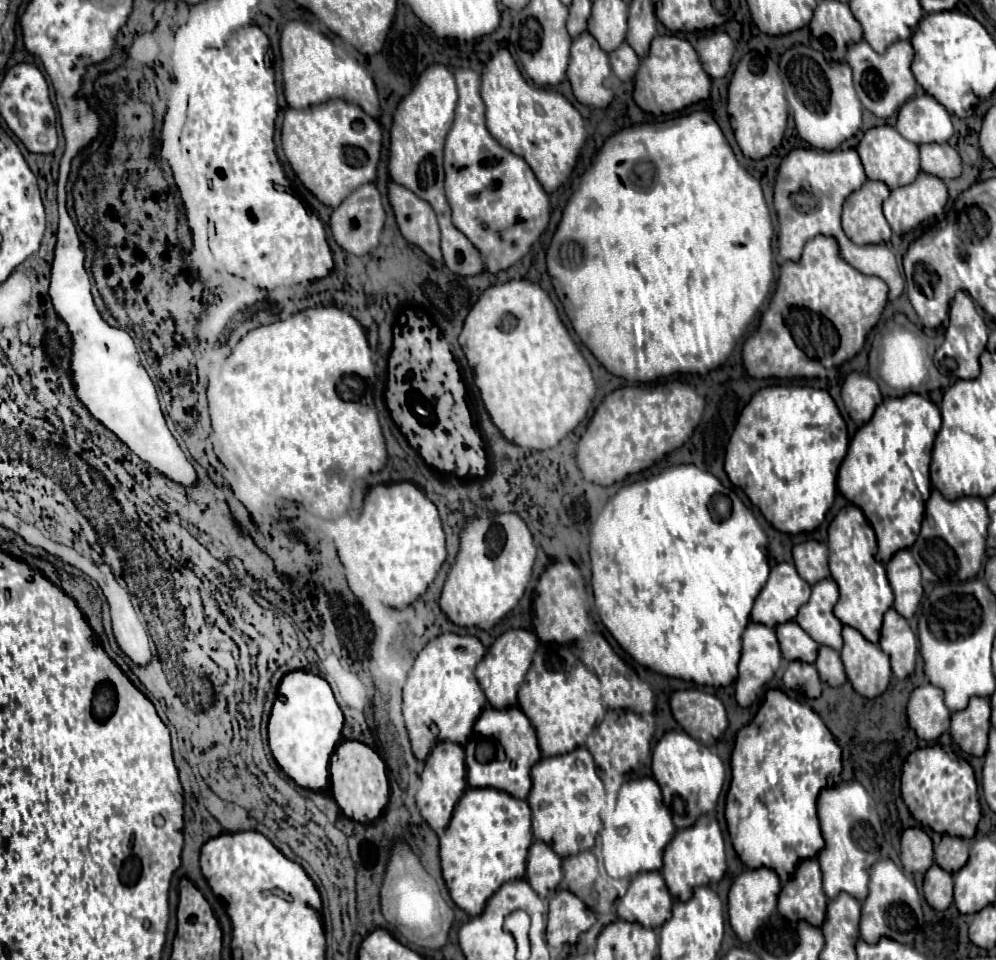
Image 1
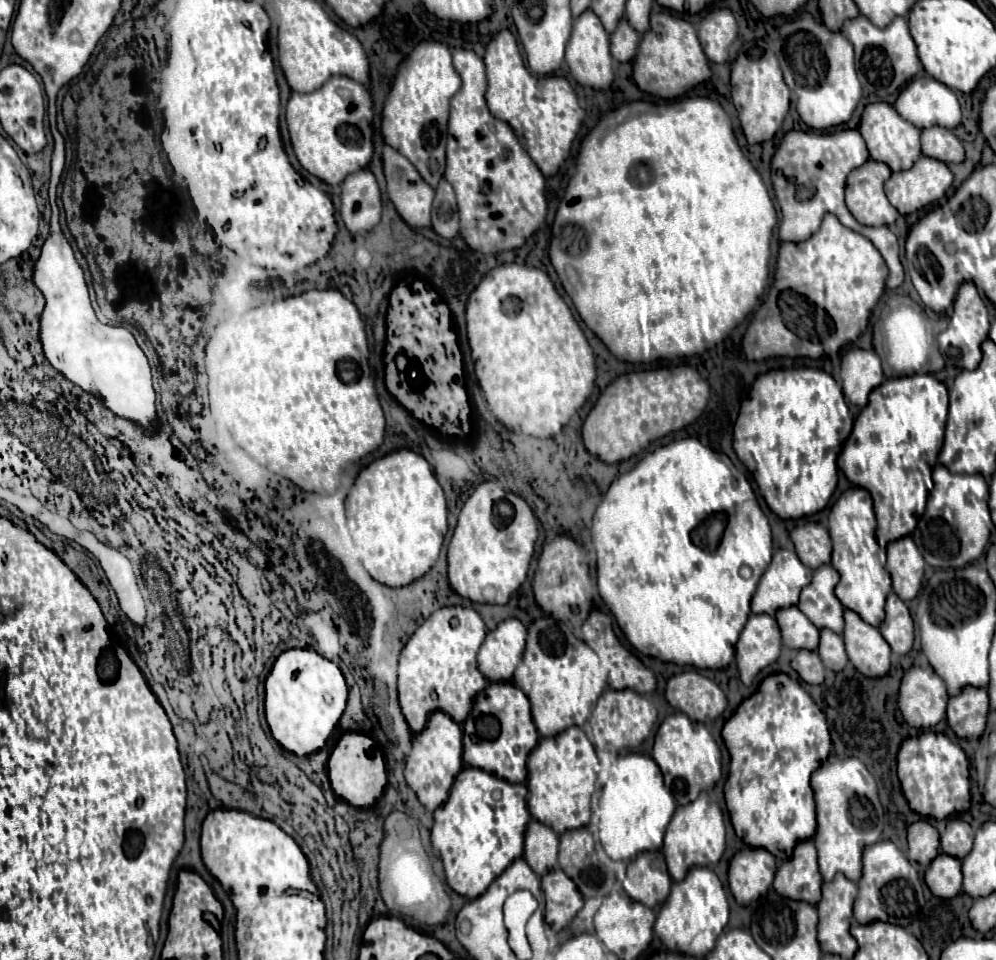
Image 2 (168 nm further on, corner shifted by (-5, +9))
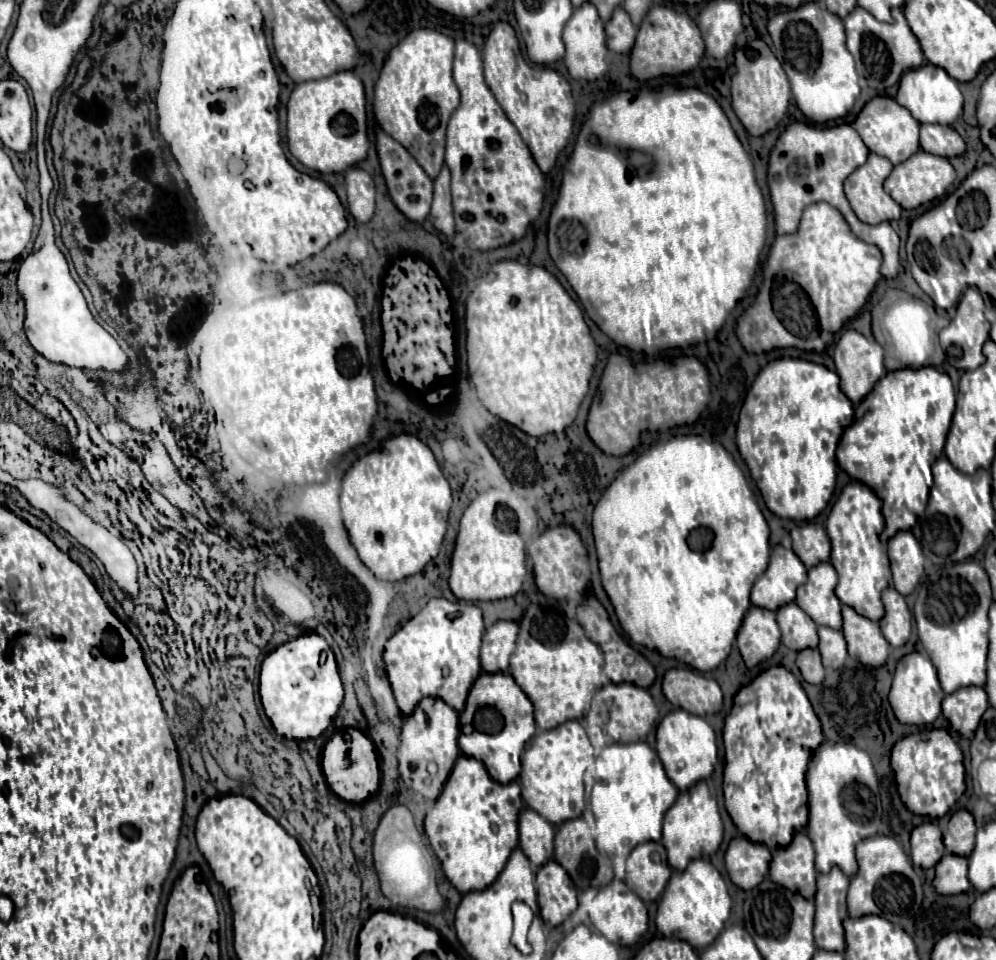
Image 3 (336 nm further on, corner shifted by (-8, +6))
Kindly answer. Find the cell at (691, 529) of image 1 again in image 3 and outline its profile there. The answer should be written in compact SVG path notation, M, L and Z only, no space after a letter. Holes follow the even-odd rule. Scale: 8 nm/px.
M676 436L666 442L660 442L638 456L634 464L624 468L612 484L606 488L602 498L598 500L594 514L592 514L592 532L596 540L596 552L600 560L600 576L602 586L616 610L616 616L620 620L622 630L632 638L634 644L646 646L648 650L656 650L666 658L680 660L700 672L710 672L718 664L722 664L736 640L736 634L742 626L744 614L750 608L750 590L756 580L766 568L770 560L770 530L768 524L760 512L760 506L756 504L756 498L740 470L740 466L734 462L734 458L726 452L726 448L718 442L706 442L702 436Z

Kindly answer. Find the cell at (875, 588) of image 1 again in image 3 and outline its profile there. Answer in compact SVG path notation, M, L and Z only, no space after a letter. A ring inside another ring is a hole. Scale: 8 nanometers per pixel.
M850 482L834 502L826 522L826 530L832 542L830 562L838 572L836 596L842 604L854 608L860 616L878 622L884 616L884 604L880 594L892 580L886 548L878 538L878 534L884 530L880 500L862 482Z

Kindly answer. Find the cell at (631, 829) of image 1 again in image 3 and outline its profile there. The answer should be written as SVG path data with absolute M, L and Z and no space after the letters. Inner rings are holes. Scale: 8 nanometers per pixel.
M632 742L632 744L612 744L600 752L594 762L594 778L596 784L592 788L592 812L596 818L596 848L610 856L622 854L628 856L640 842L658 842L662 838L662 820L672 802L678 798L676 786L672 786L670 778L666 776L660 758L646 742Z

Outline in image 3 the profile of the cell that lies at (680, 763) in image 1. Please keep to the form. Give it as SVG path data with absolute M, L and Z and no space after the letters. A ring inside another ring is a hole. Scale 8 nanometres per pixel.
M674 710L664 716L656 728L656 754L660 756L668 778L680 792L684 792L696 782L710 778L714 772L714 766L718 762L714 730L700 716L688 714L686 710Z

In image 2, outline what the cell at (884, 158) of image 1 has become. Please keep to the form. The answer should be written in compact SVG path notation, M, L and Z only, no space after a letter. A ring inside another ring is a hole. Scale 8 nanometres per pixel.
M869 103L863 109L859 133L867 143L869 155L875 161L883 161L891 167L891 171L909 169L921 157L921 143L919 143L919 129L913 123L901 119L901 115L889 103Z

